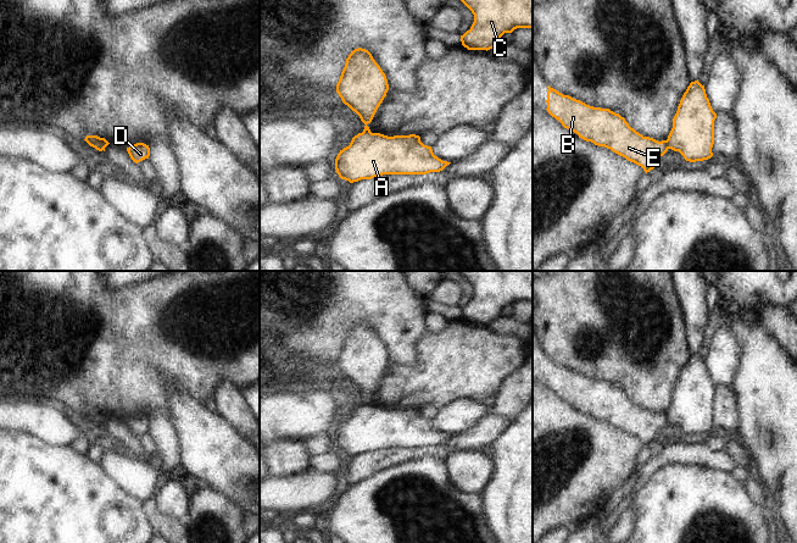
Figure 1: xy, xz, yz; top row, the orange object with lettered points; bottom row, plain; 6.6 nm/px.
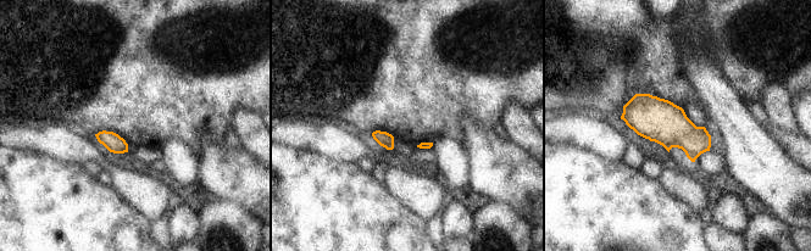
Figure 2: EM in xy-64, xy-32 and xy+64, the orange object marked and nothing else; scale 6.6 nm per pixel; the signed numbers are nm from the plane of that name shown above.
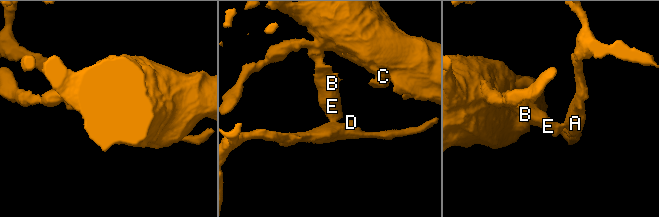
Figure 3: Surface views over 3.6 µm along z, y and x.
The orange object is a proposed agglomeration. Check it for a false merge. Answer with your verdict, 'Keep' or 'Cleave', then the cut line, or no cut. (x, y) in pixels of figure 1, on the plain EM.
Cleave. Split along yz (667, 413), (668, 421).

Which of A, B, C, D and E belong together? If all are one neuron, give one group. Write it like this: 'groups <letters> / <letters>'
groups A D / B C E

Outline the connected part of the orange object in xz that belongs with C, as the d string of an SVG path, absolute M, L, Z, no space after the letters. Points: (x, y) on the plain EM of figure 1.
M457 271L474 288L469 304L461 309L461 315L468 323L490 323L501 317L505 306L517 301L533 303L533 271Z

